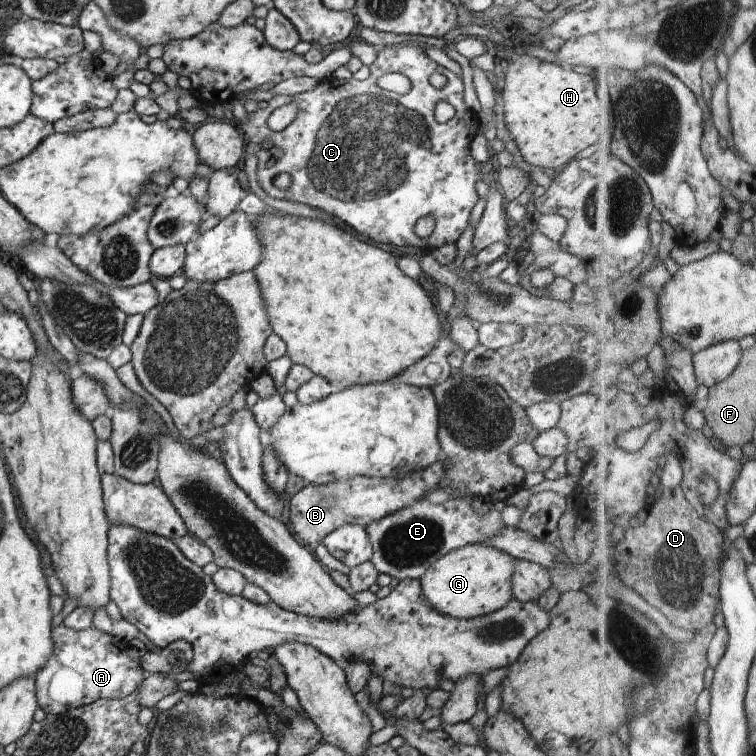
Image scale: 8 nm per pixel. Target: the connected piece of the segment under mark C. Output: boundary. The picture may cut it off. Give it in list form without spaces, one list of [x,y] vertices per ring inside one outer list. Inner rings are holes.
[[[417,43],[402,48],[386,47],[369,67],[371,75],[365,81],[355,81],[353,78],[338,81],[332,76],[325,77],[313,90],[293,96],[276,95],[266,108],[254,112],[246,124],[258,128],[256,132],[254,128],[248,128],[245,134],[247,152],[258,156],[258,183],[266,194],[327,212],[353,234],[366,236],[375,244],[391,244],[395,250],[402,246],[412,246],[428,251],[449,242],[456,244],[469,226],[472,209],[479,200],[474,185],[483,176],[480,163],[471,156],[471,143],[480,132],[480,121],[463,103],[462,78],[439,66],[425,51]],[[435,71],[448,79],[448,84],[441,90],[432,87],[429,82],[430,75]],[[386,72],[406,75],[412,83],[408,94],[381,89],[376,80]],[[441,101],[448,102],[455,109],[454,117],[446,123],[437,123],[433,112]],[[291,103],[298,105],[294,121],[281,132],[270,131],[267,126],[270,114]],[[274,147],[284,151],[279,160],[271,157],[270,149]],[[282,173],[290,175],[290,186],[286,189],[277,188],[273,184],[276,175]],[[426,215],[433,219],[435,226],[428,238],[420,239],[415,234],[415,227],[418,220]]]

